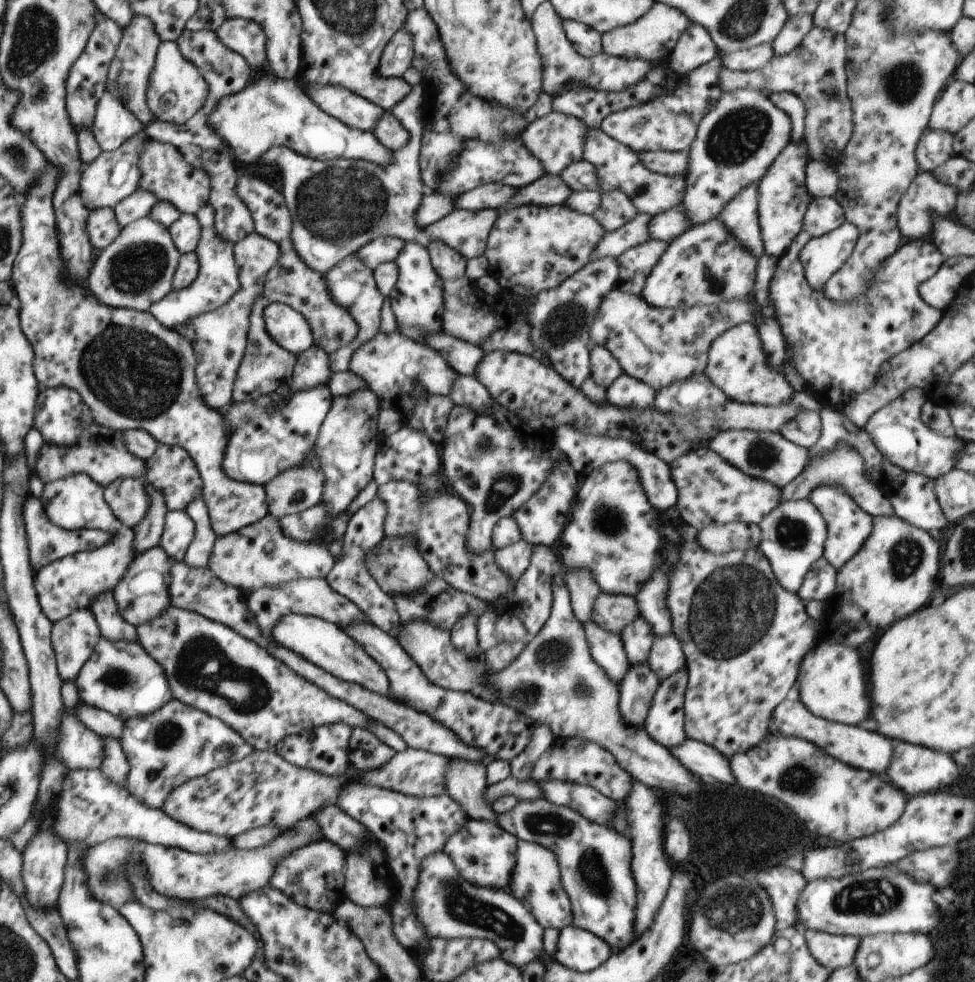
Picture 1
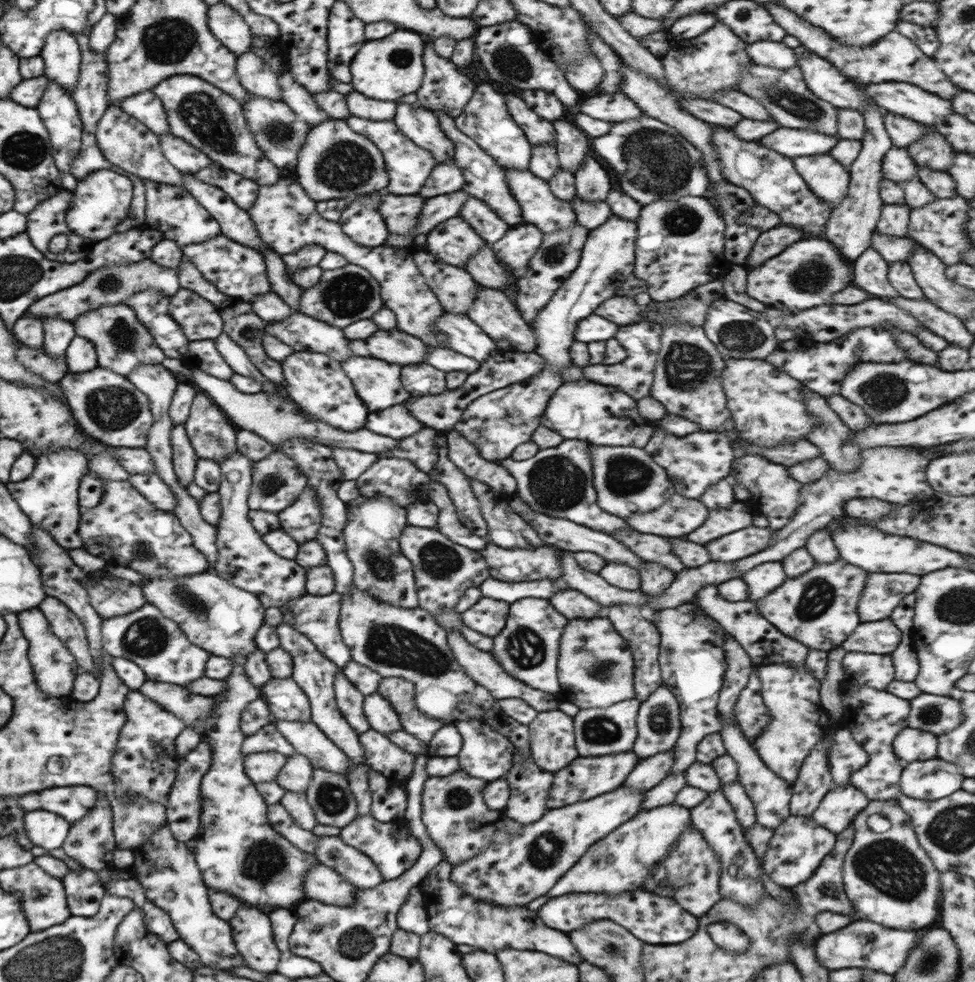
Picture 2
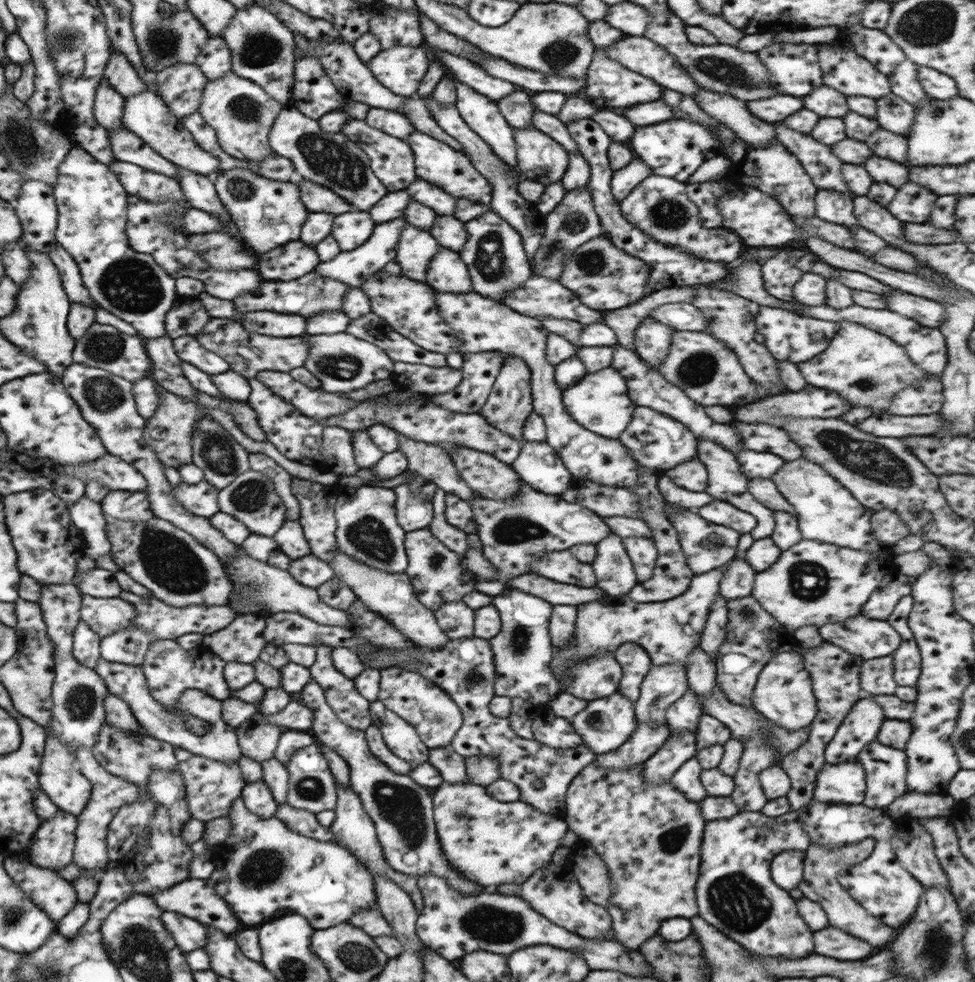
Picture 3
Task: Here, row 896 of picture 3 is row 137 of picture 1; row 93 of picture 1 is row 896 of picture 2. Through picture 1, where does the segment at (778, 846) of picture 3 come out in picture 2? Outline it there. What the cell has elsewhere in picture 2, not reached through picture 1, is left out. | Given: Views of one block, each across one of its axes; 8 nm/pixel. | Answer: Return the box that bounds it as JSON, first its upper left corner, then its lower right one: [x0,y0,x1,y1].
[690,789,764,905]

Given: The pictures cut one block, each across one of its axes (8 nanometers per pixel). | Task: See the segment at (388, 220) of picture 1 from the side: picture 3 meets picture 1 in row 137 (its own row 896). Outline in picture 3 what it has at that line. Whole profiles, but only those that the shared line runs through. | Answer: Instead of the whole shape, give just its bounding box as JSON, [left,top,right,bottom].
[328,785,422,914]

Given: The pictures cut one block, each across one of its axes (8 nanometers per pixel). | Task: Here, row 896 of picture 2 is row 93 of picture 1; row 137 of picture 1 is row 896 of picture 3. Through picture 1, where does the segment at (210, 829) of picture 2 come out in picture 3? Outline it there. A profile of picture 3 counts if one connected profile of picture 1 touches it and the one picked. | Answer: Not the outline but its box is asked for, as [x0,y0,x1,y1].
[206,796,377,929]

